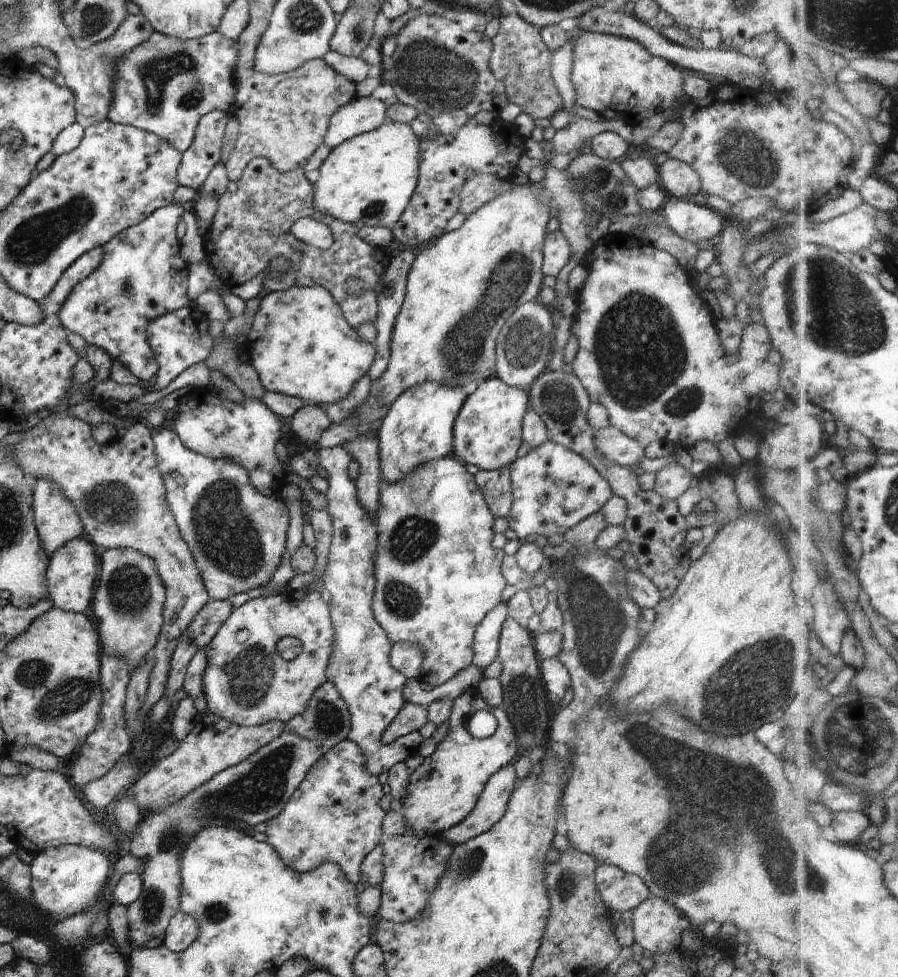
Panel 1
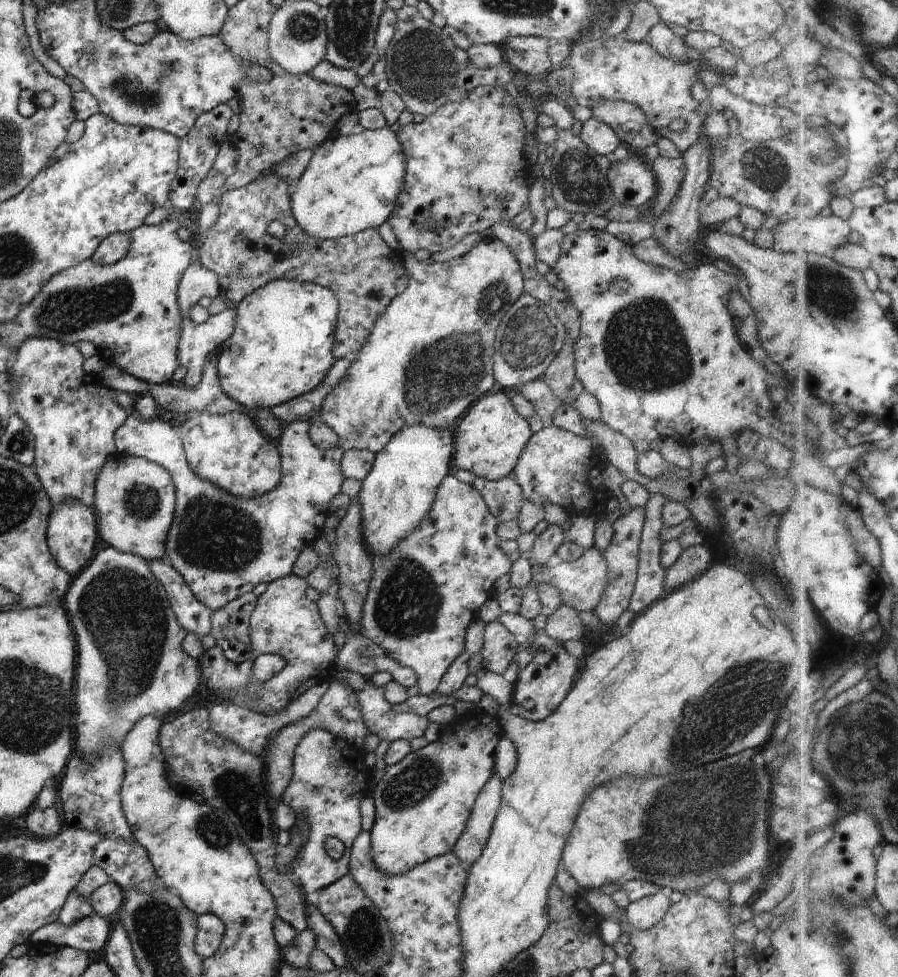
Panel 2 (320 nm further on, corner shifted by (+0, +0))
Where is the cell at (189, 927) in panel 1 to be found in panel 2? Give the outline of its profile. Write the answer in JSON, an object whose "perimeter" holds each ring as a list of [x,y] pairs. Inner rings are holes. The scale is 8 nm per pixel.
{"perimeter":[[[212,914],[197,915],[196,940],[194,940],[194,952],[202,958],[210,958],[212,954],[224,942],[225,928],[222,920]]]}

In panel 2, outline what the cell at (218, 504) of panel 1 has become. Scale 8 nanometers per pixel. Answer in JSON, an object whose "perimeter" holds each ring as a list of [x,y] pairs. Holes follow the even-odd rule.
{"perimeter":[[[129,415],[124,425],[115,433],[115,446],[117,449],[117,454],[122,454],[122,456],[134,456],[134,457],[142,457],[145,460],[152,461],[154,464],[158,464],[158,466],[162,466],[170,477],[172,478],[172,482],[175,488],[175,512],[174,512],[174,521],[172,522],[170,532],[168,532],[168,542],[166,542],[166,561],[182,576],[186,585],[191,589],[194,597],[201,603],[206,606],[210,611],[220,610],[220,608],[224,608],[228,602],[232,602],[236,598],[244,595],[245,593],[250,593],[254,591],[256,586],[260,584],[270,584],[280,578],[286,578],[292,575],[292,568],[296,563],[300,552],[304,550],[306,547],[310,547],[310,544],[321,536],[324,529],[324,523],[326,522],[326,518],[330,515],[330,500],[336,496],[336,494],[340,493],[340,488],[342,483],[344,482],[344,474],[342,474],[342,468],[340,468],[340,462],[342,461],[343,450],[339,447],[335,447],[334,449],[329,450],[321,450],[312,444],[310,438],[308,436],[308,428],[310,428],[310,424],[313,418],[307,419],[304,418],[302,421],[292,422],[287,424],[283,428],[283,432],[281,433],[280,444],[278,444],[277,450],[280,456],[280,463],[282,467],[282,477],[280,478],[280,484],[274,488],[271,492],[264,494],[262,497],[257,498],[242,498],[242,496],[232,496],[232,494],[228,494],[228,492],[224,492],[224,490],[220,490],[218,486],[214,486],[212,482],[208,482],[206,478],[202,480],[192,468],[188,465],[188,460],[186,460],[186,454],[184,453],[184,446],[182,445],[181,439],[178,438],[178,434],[176,434],[175,427],[176,425],[172,424],[168,420],[162,420],[160,416],[152,418],[152,420],[139,420],[138,418],[134,418],[134,416]]]}

